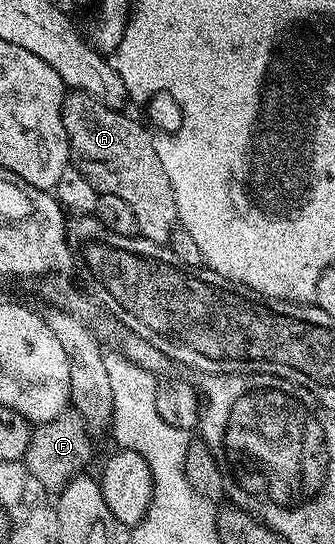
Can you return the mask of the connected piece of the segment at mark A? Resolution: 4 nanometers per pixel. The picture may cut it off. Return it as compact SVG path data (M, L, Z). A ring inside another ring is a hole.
M69 90L61 105L61 111L72 165L76 166L79 172L83 172L83 176L87 176L91 188L95 188L98 194L120 196L131 207L135 212L135 220L139 224L140 237L152 242L168 243L171 232L179 226L177 205L175 192L171 192L171 180L167 180L167 172L163 172L163 164L159 164L159 152L154 135L148 129L145 131L135 119L121 114L125 112L96 102L82 90Z

